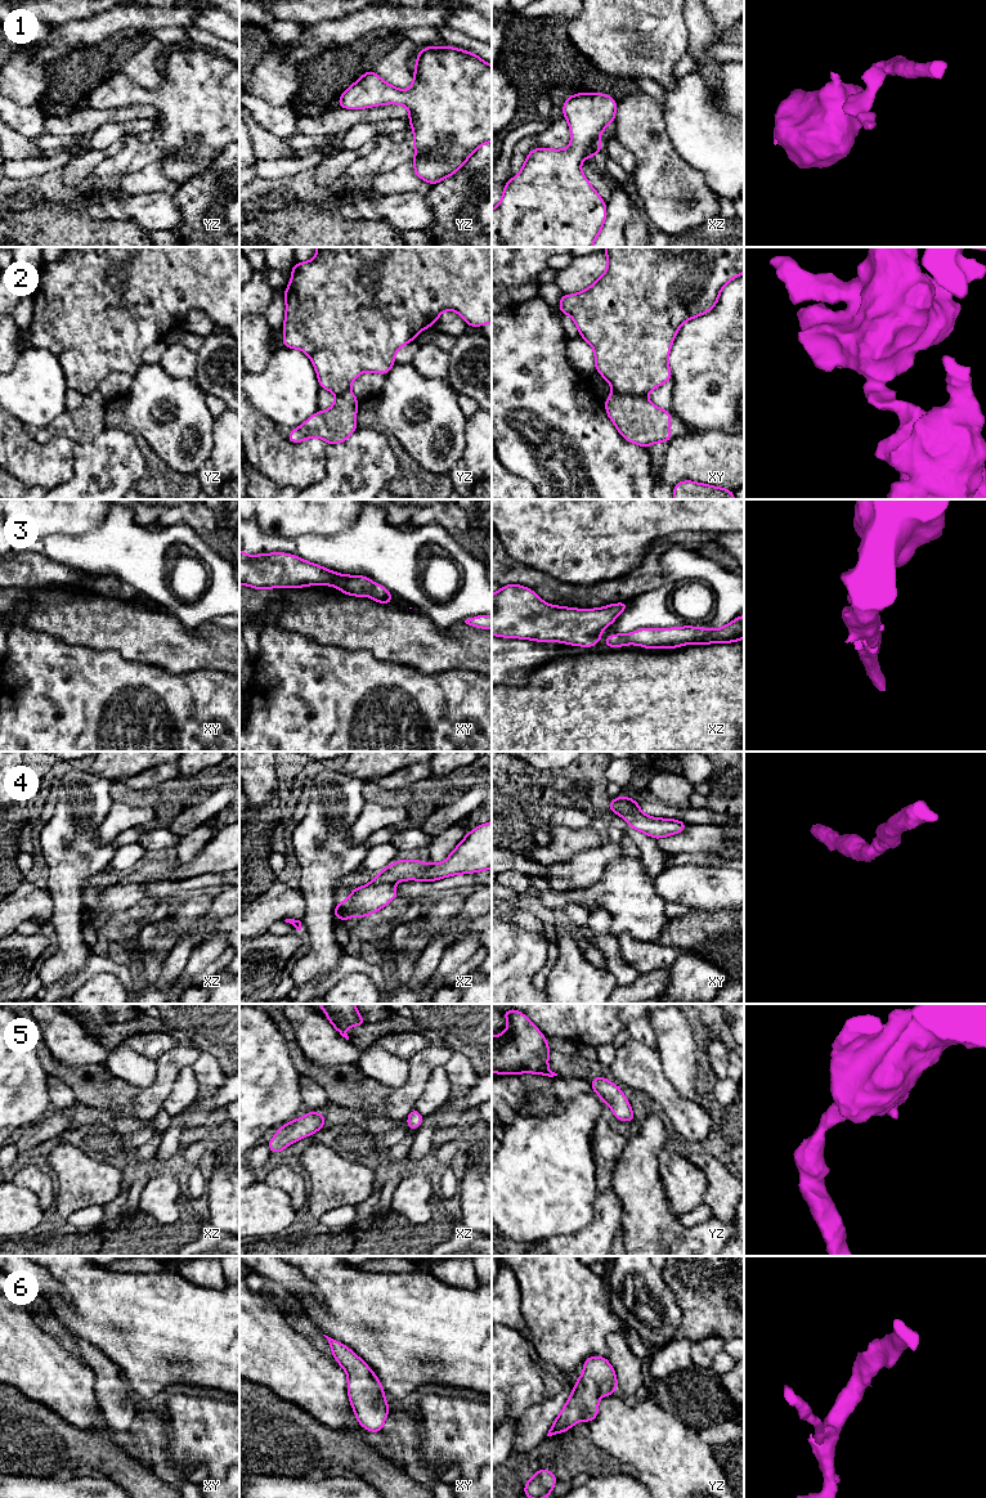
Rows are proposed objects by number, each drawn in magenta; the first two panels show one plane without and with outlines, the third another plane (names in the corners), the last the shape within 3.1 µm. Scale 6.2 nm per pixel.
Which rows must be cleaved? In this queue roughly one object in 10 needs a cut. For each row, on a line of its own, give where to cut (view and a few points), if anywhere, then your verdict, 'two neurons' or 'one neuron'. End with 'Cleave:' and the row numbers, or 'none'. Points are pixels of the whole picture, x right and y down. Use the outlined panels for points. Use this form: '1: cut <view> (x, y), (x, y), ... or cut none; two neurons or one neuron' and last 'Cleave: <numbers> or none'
1: cut none; one neuron
2: cut xy (614, 390), (622, 394), (645, 395); two neurons
3: cut none; one neuron
4: cut none; one neuron
5: cut none; one neuron
6: cut none; one neuron
Cleave: 2

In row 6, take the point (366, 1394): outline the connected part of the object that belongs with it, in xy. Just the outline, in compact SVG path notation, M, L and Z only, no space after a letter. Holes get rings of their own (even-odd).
M323 1336L328 1340L335 1360L348 1374L348 1394L357 1421L368 1431L381 1432L390 1407L380 1380L348 1346Z

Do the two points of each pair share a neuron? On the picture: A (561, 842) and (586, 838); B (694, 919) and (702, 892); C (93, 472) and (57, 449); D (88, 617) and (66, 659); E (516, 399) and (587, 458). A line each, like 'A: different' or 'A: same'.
A: same
B: different
C: different
D: different
E: same

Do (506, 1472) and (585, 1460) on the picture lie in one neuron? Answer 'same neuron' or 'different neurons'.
same neuron

